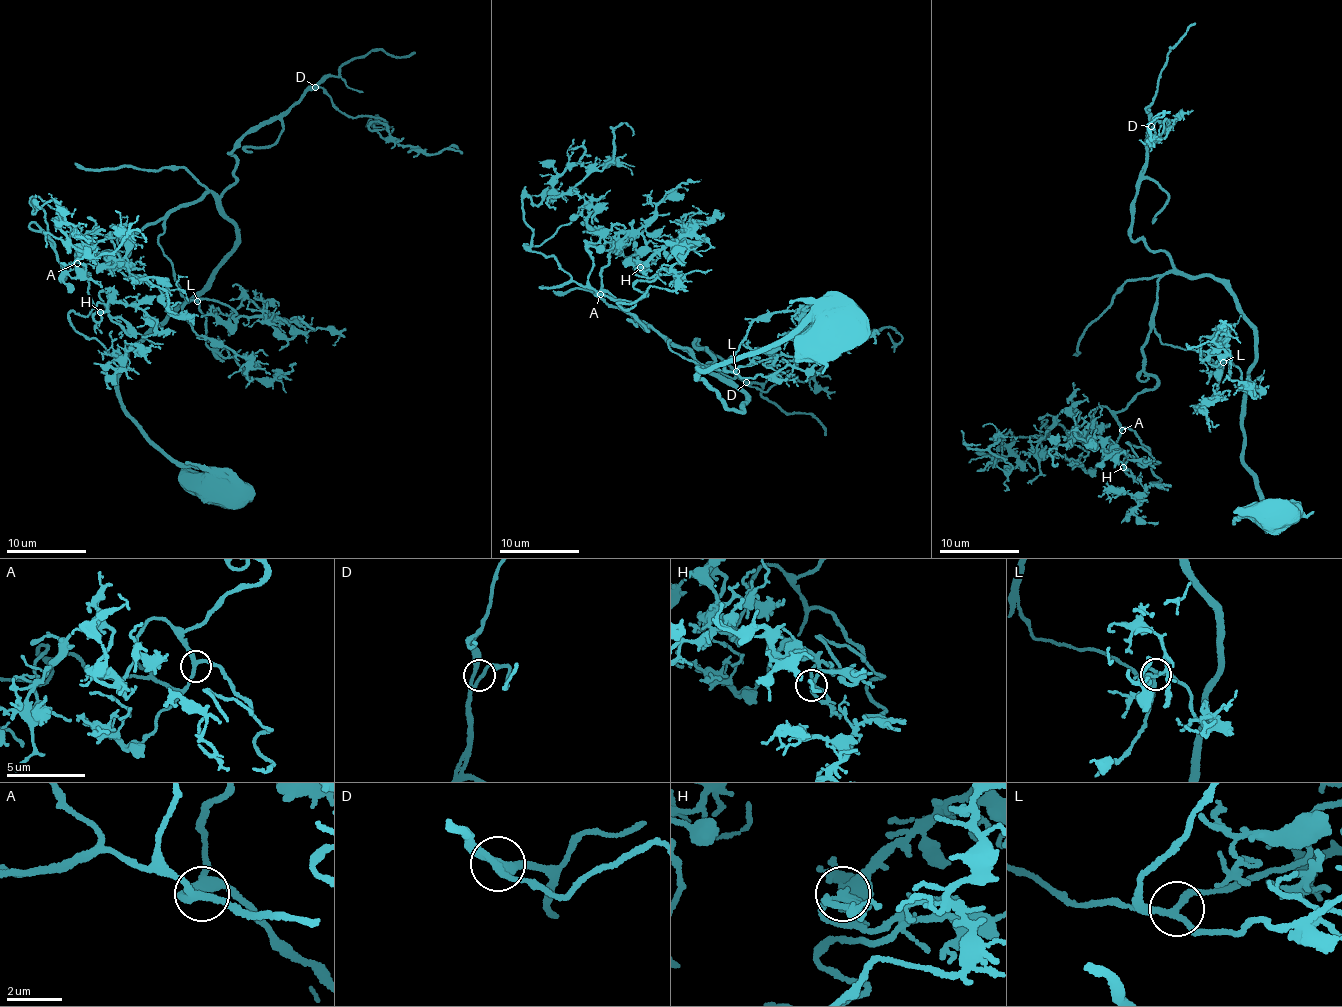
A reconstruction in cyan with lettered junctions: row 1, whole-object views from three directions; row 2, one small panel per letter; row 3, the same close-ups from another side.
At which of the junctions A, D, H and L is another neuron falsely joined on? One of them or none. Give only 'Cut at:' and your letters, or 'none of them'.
Cut at: none of them

